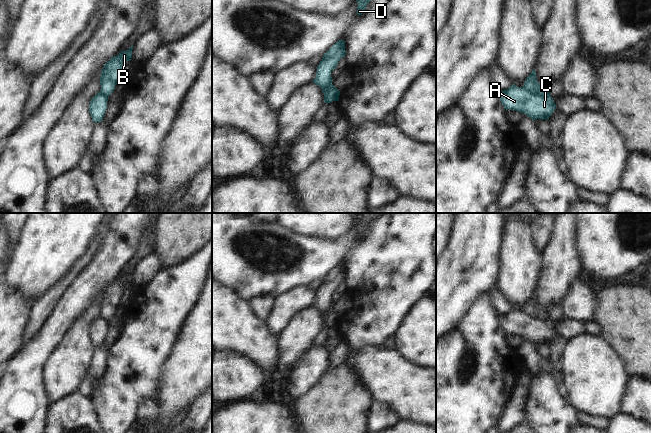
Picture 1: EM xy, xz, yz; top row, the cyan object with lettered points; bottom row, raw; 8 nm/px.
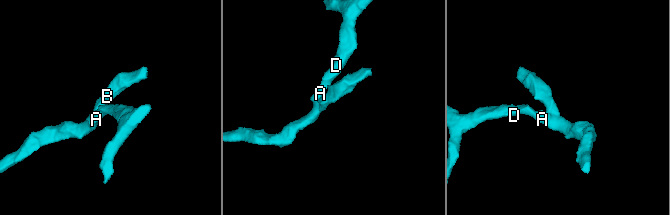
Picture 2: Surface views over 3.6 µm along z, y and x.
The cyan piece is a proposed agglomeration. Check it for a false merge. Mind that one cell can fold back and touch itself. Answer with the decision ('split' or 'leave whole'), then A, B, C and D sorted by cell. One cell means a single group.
split; groups A C D / B

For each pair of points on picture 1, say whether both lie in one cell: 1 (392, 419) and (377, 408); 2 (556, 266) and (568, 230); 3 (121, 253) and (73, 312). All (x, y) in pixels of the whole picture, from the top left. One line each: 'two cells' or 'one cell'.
1: one cell
2: one cell
3: one cell

